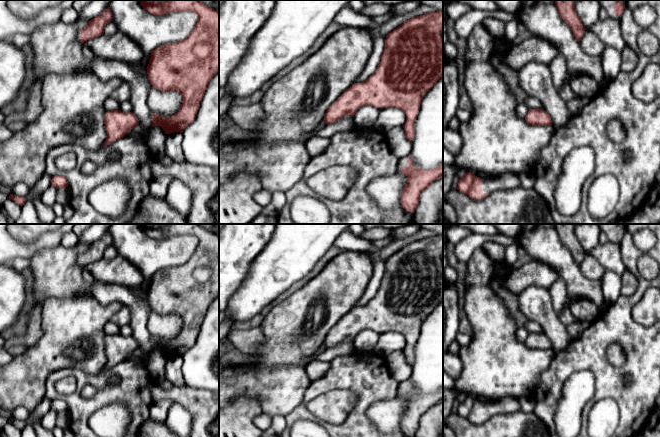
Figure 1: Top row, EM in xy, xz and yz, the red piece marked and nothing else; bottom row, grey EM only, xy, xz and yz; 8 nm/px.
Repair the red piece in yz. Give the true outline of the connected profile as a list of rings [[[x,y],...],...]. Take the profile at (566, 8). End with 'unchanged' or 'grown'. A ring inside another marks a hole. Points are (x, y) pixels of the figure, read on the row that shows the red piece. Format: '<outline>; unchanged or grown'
[[[555,0],[555,5],[560,13],[560,17],[571,28],[577,41],[580,41],[585,33],[585,26],[577,16],[575,3],[578,0]]]; unchanged

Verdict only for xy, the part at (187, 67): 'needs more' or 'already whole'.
already whole

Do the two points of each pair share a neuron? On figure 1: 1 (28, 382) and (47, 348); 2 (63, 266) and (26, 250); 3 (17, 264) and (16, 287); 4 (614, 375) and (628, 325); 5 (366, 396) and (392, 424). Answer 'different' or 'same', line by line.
1: same
2: different
3: different
4: same
5: different

